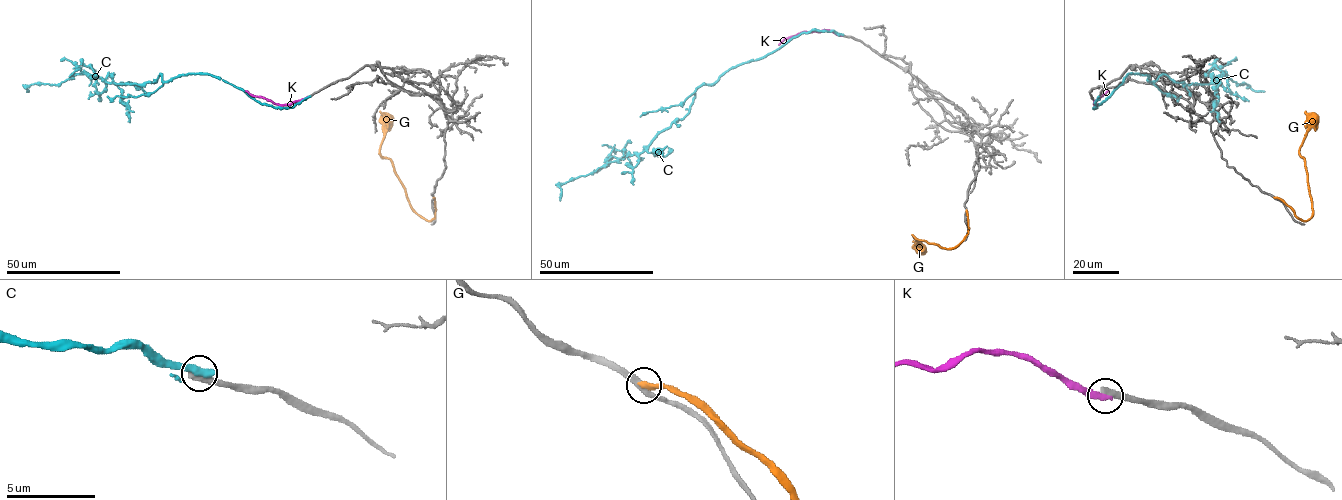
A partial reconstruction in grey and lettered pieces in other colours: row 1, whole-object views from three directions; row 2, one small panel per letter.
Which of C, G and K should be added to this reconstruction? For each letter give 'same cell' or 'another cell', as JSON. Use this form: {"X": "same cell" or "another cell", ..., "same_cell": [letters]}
{"C": "another cell", "G": "another cell", "K": "another cell", "same_cell": []}

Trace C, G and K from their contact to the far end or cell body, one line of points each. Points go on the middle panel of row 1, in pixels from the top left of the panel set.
C: (841, 35), (801, 33), (701, 84), (688, 113), (647, 148), (562, 184), (560, 200)
G: (966, 211), (968, 232), (952, 248), (942, 248), (913, 235), (916, 244), (912, 242)
K: (841, 35), (824, 29), (802, 32), (778, 44)

